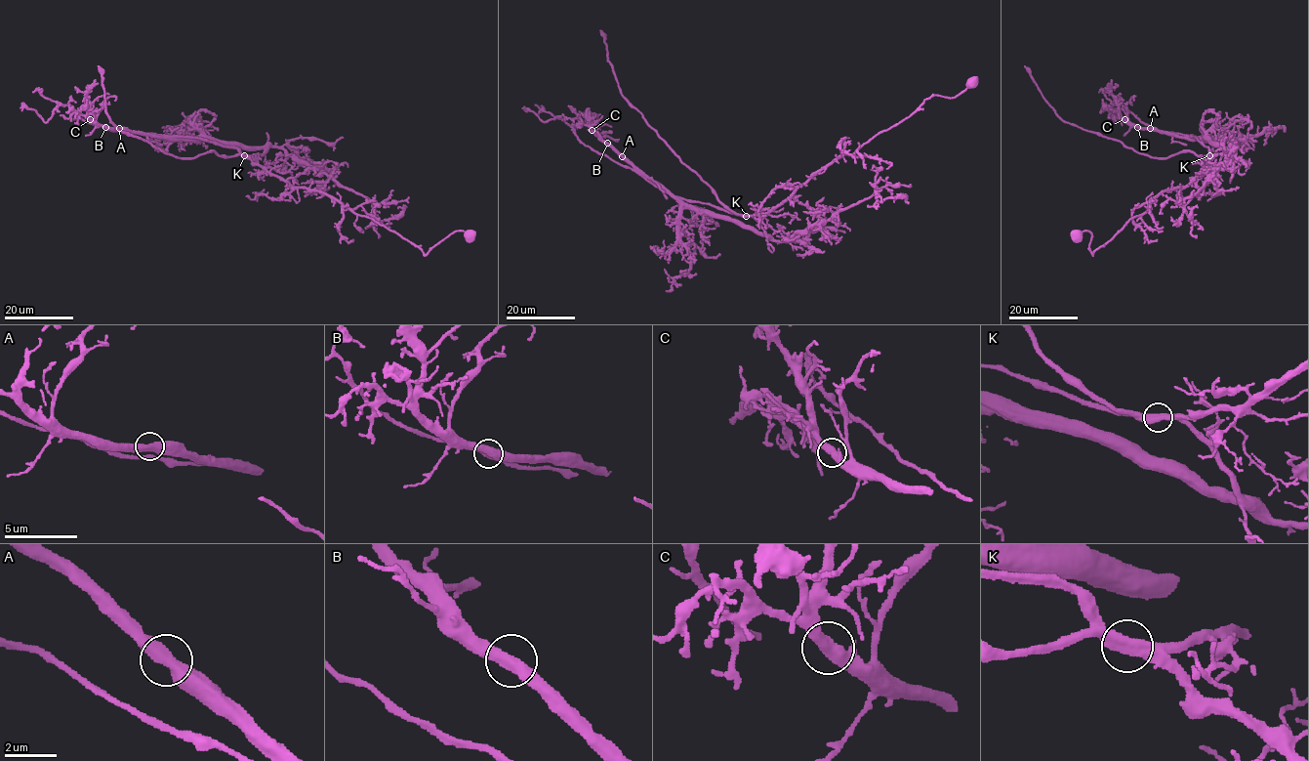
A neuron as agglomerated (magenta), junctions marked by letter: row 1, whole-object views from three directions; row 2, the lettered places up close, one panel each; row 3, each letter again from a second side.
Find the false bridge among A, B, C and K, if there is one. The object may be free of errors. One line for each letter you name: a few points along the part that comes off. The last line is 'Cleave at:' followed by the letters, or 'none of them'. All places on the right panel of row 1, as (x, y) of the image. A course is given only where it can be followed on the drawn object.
K: (1209, 156), (1199, 177), (1155, 195), (1144, 213), (1093, 255), (1087, 231), (1073, 238)
Cleave at: K

